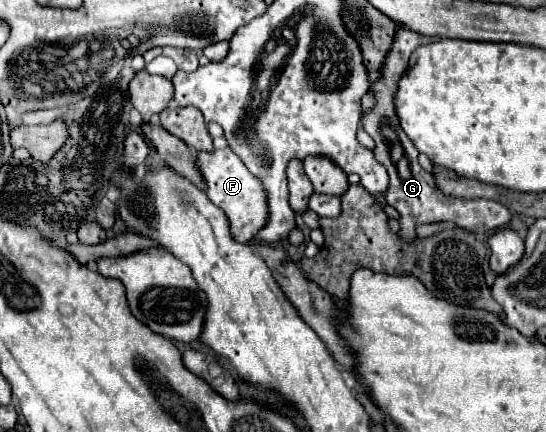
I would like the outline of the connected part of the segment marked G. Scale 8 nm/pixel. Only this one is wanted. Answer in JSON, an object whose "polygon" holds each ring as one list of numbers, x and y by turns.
{"polygon":[[403,25,397,27,393,45,391,45,387,59,385,59,381,71,379,71,379,77,375,81,371,81,371,85,369,85,369,93,375,97,375,107,365,111,363,117,361,117,361,127,375,141,373,155,377,157,377,161,389,173,389,187,381,195,387,201,387,205,397,209,399,223,401,223,399,239,405,241,405,243,413,243,417,239,415,229,417,229,417,225,423,225,423,223,449,221,455,227,461,227,461,229,467,229,467,231,473,231,473,233,487,233,487,231,495,231,499,227,509,225,509,221,513,219,513,213,509,213,509,209,503,207,497,201,487,201,487,199,467,201,467,199,453,199,453,197,447,197,447,195,439,195,439,191,435,189,435,183,433,183,433,175,419,165,419,161,417,161,419,151,415,149,413,141,401,129,397,109,395,109,395,95,397,95,397,89,399,89,397,83,405,75,405,71,409,69,411,53,417,47,427,45,431,41,435,41,435,37,427,39,425,35,415,33,415,31,411,31]]}

